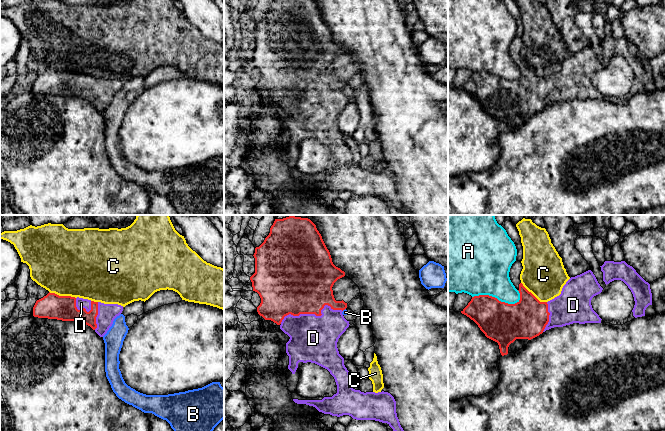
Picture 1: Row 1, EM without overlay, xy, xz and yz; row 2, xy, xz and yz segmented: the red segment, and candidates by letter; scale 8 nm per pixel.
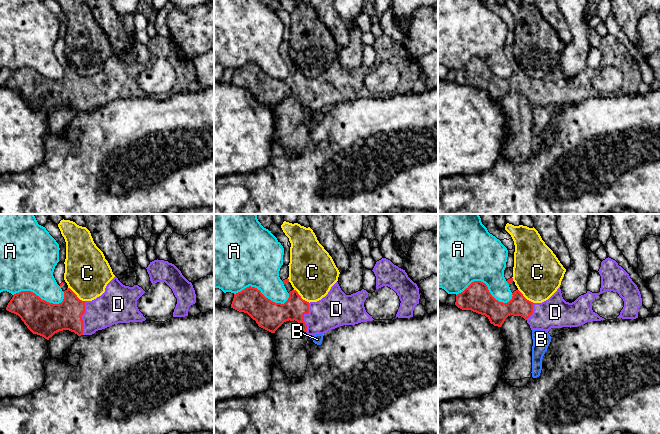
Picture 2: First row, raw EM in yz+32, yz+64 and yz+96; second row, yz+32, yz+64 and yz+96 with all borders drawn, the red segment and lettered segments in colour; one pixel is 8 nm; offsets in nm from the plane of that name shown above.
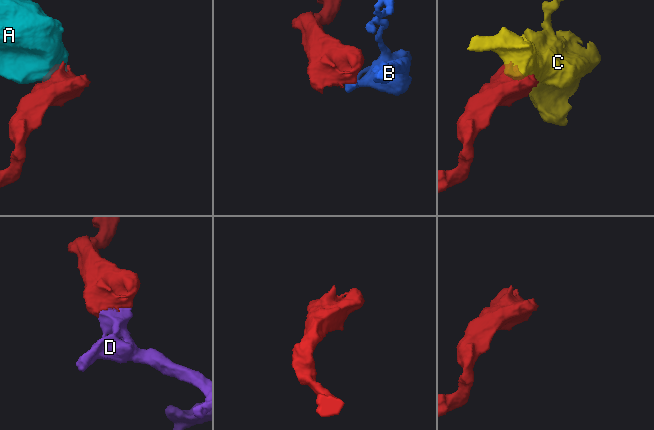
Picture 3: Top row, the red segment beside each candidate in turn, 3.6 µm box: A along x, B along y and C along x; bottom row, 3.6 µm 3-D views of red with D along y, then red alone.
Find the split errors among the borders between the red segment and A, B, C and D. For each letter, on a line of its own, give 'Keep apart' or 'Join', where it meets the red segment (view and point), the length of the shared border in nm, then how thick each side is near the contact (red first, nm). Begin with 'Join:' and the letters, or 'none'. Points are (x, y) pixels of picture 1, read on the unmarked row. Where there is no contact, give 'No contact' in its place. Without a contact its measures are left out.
Join: D
A: Keep apart. Touches red at yz (498, 76). Shared border 400 nm. Thickness 320 nm (red) against 360 nm
B: Keep apart. Touches red at xz (343, 85). Shared border 40 nm. Thickness 240 nm (red) against 50 nm
C: Keep apart. Touches red at xy (62, 72). Shared border 220 nm. Thickness 200 nm (red) against 480 nm
D: Join. Touches red at xz (312, 89). Shared border 500 nm. Thickness 480 nm (red) against 380 nm

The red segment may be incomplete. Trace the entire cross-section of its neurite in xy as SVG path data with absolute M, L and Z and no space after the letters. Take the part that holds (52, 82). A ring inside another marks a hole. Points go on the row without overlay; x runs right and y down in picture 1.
M49 68L36 77L33 92L62 97L79 97L90 102L100 113L103 113L122 87L123 82L118 80L104 80Z

